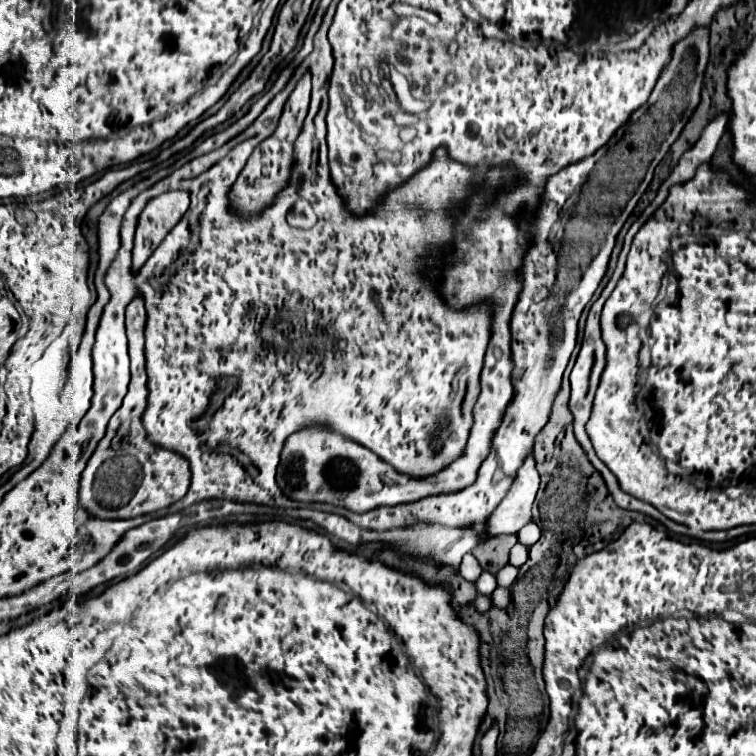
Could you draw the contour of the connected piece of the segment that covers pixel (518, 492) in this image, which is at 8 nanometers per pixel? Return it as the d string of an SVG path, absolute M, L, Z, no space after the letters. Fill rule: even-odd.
M528 455L520 471L516 473L514 485L508 489L508 495L488 517L488 537L518 533L526 523L530 523L530 509L538 485L540 485L540 477L534 465L534 457Z

